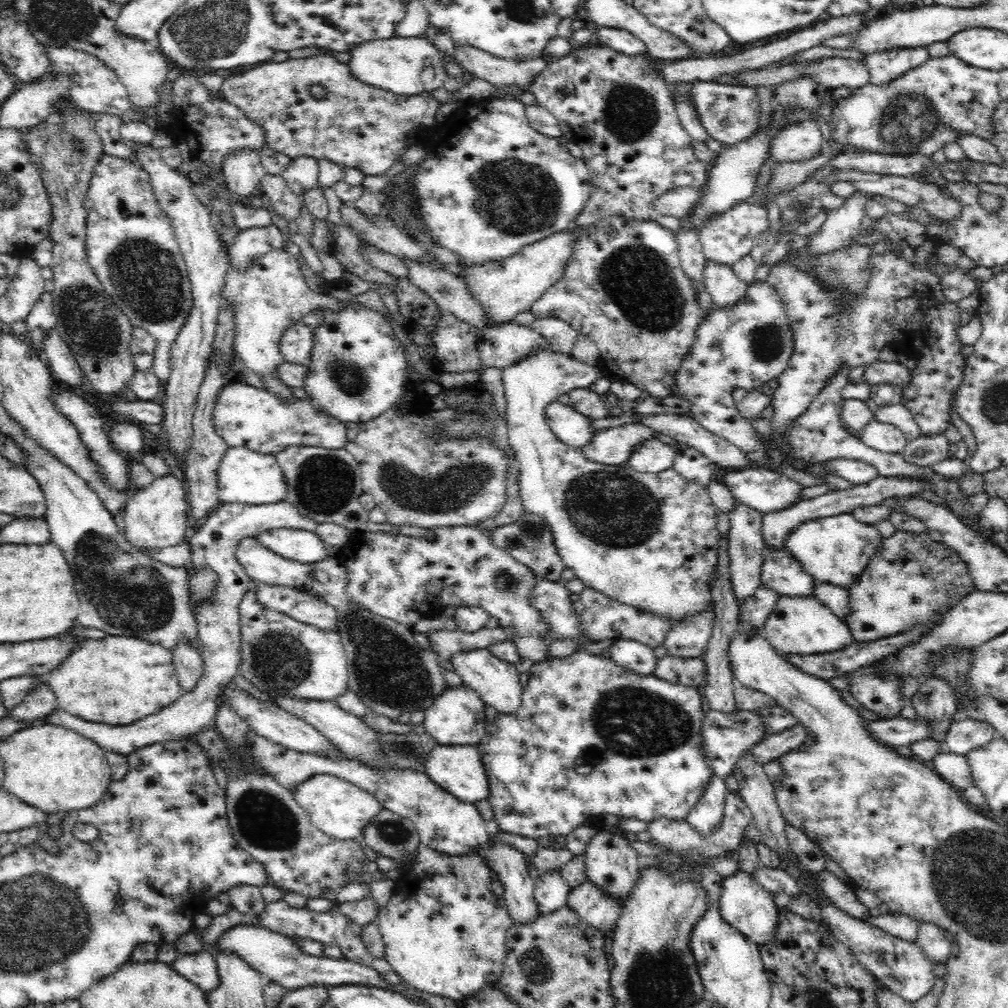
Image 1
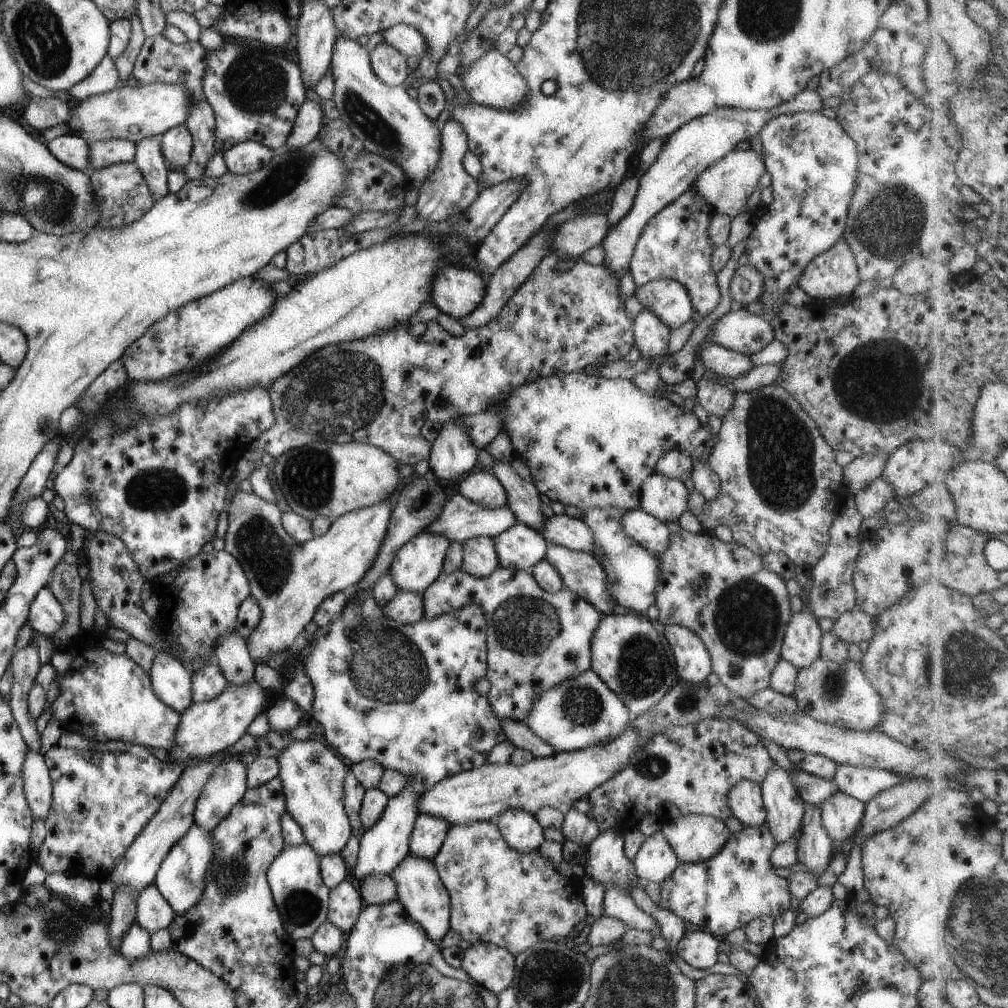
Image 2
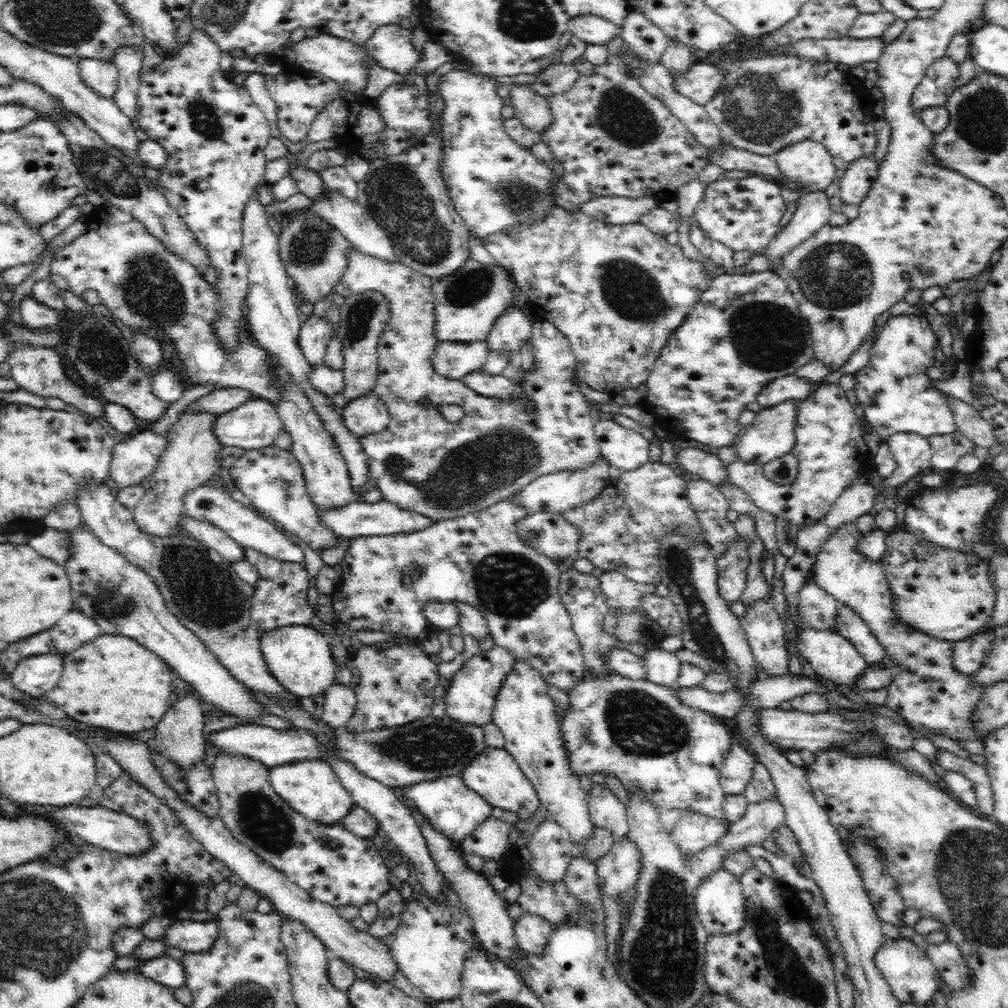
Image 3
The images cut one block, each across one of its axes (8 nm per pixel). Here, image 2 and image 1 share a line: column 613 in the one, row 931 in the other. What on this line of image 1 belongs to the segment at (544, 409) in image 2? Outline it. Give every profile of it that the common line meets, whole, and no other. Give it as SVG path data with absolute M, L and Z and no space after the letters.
M417 844L416 866L400 875L390 902L378 910L374 920L385 945L384 960L407 985L457 1002L499 980L506 952L506 934L513 922L503 899L491 891L490 871L484 856L446 856L425 844Z

